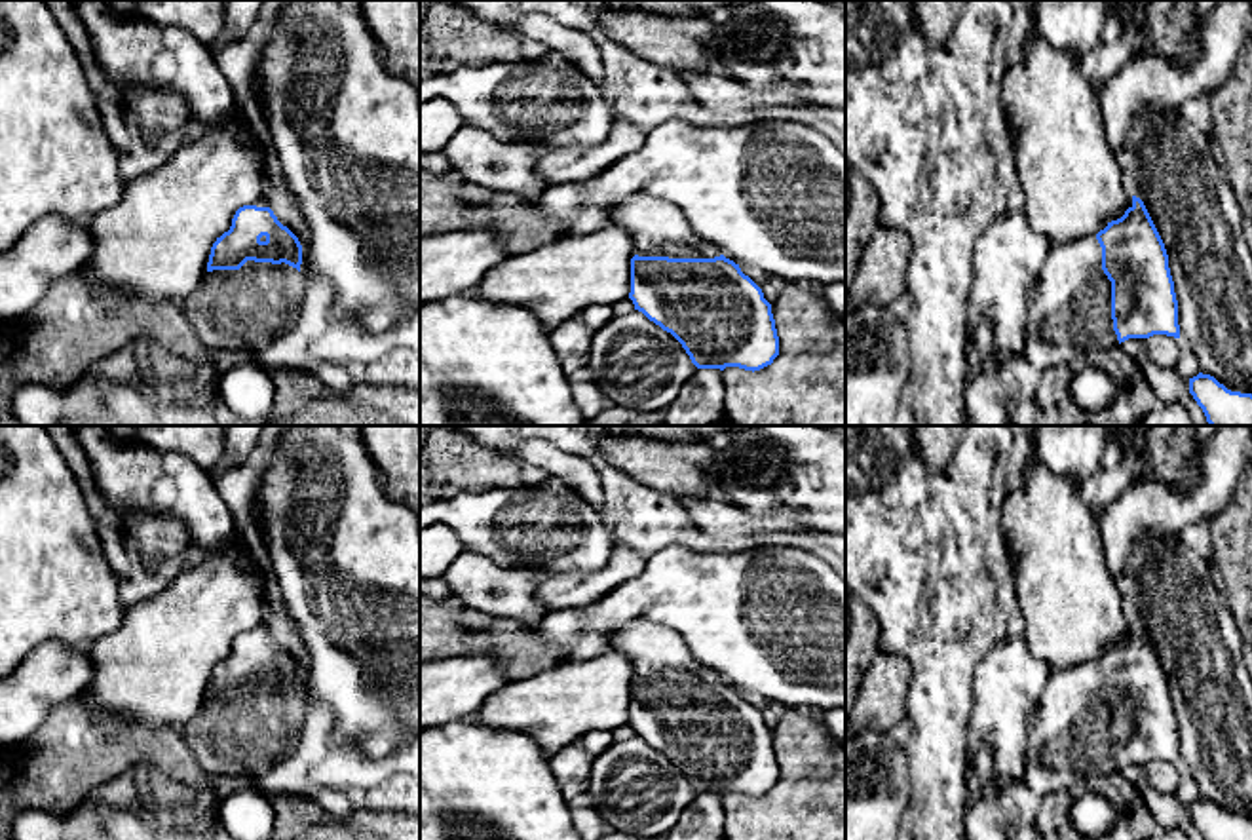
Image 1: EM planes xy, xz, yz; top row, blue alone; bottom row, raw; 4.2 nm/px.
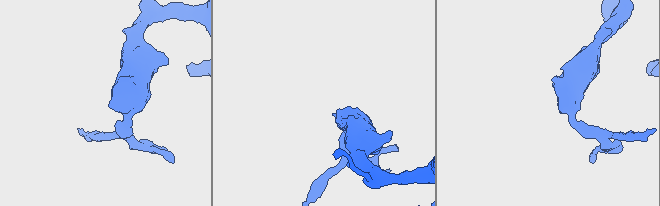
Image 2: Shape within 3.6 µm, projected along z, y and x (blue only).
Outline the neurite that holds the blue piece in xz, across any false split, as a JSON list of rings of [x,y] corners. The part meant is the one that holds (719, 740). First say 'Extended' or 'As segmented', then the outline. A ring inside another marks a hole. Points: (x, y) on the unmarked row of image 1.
Extended. [[[638,618],[610,629],[606,644],[635,665],[629,718],[635,735],[671,758],[697,794],[739,792],[754,798],[773,789],[779,762],[771,730],[739,690],[692,656],[676,631]]]

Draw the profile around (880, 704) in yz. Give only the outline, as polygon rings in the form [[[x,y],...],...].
[[[880,650],[863,673],[847,732],[889,732],[906,716],[912,671],[904,658]]]

